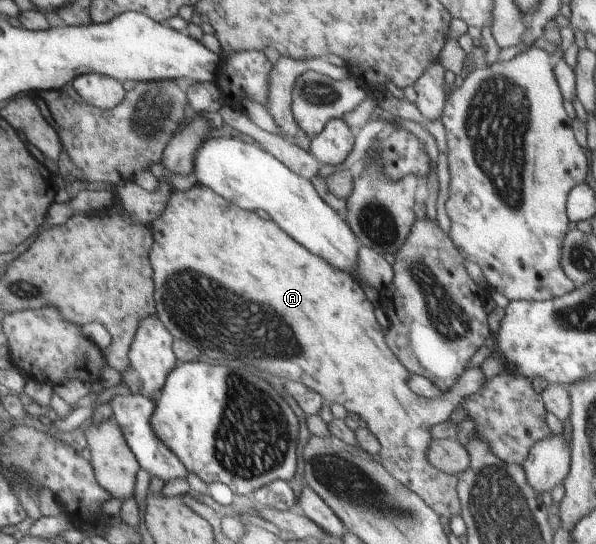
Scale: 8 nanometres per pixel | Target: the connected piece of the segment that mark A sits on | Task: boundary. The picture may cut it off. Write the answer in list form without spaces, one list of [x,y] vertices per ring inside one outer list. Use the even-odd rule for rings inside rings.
[[[196,184],[188,190],[175,190],[171,196],[170,202],[166,206],[164,213],[156,218],[156,221],[151,223],[151,229],[153,230],[153,237],[155,238],[155,247],[150,254],[150,261],[154,270],[154,278],[156,278],[156,303],[158,316],[164,326],[167,326],[168,330],[172,332],[175,339],[188,342],[191,346],[194,346],[199,353],[208,352],[208,358],[212,360],[228,360],[228,358],[236,358],[244,364],[252,364],[256,366],[258,371],[264,371],[266,374],[274,375],[278,378],[286,378],[288,381],[295,381],[301,383],[306,388],[314,390],[326,404],[336,403],[342,406],[344,410],[351,414],[353,417],[366,422],[366,427],[370,430],[379,440],[380,452],[377,457],[380,458],[380,463],[386,468],[388,472],[404,486],[410,488],[415,494],[419,495],[419,498],[431,507],[436,514],[440,514],[441,518],[446,521],[451,517],[456,517],[461,514],[462,504],[459,502],[458,496],[458,479],[450,474],[444,474],[436,468],[432,468],[428,462],[426,462],[426,450],[428,446],[431,446],[432,436],[430,436],[430,428],[435,423],[442,423],[446,421],[451,412],[456,409],[456,406],[470,394],[474,394],[476,390],[479,390],[482,382],[484,381],[483,373],[480,366],[469,368],[460,374],[460,378],[456,380],[454,386],[450,388],[442,395],[435,398],[423,398],[415,394],[414,391],[408,386],[408,371],[402,363],[392,354],[388,348],[386,348],[385,338],[382,338],[380,334],[380,326],[374,318],[374,312],[372,312],[372,306],[368,304],[368,298],[364,298],[362,294],[362,288],[354,282],[354,278],[346,272],[338,272],[334,268],[328,266],[328,260],[324,262],[324,258],[320,260],[320,256],[312,254],[308,248],[302,248],[300,244],[296,244],[292,238],[288,238],[284,234],[284,230],[280,230],[278,226],[270,220],[262,220],[254,211],[244,211],[234,203],[228,203],[226,199],[220,195],[216,195],[214,191],[209,190],[207,187],[202,187]],[[188,272],[188,276],[180,278],[178,274],[184,274]]]

